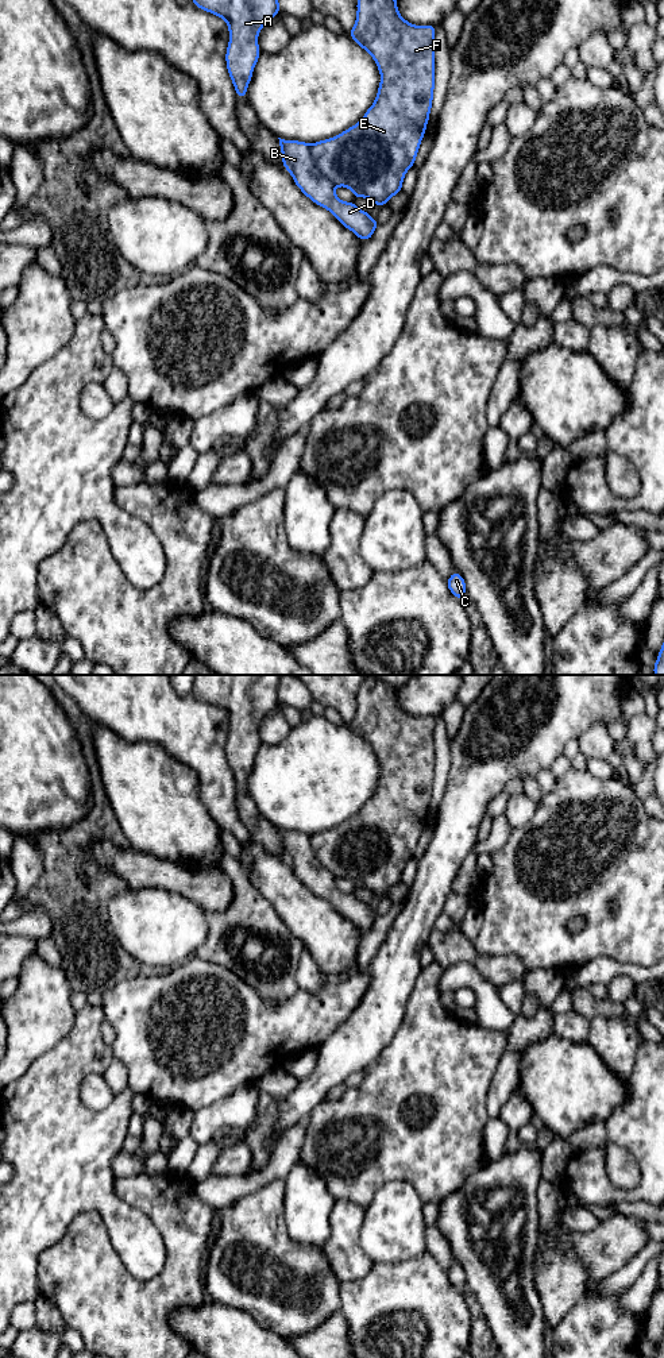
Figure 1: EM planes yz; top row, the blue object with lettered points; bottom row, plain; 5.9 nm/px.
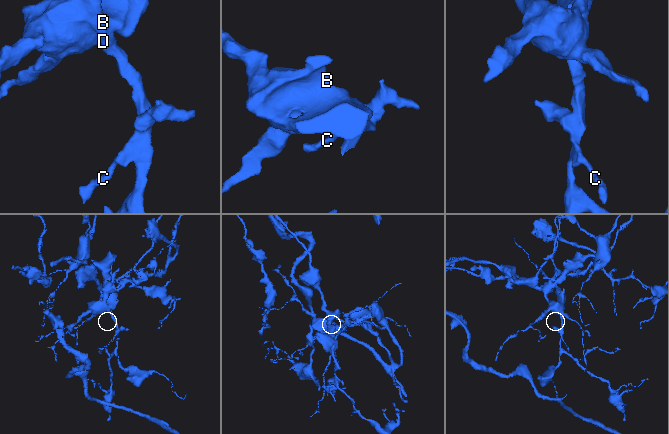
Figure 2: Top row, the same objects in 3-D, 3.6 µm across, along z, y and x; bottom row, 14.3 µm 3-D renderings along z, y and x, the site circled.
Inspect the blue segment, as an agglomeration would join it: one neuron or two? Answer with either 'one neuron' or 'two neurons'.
two neurons

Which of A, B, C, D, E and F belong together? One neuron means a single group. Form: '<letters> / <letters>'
A B C D / E F

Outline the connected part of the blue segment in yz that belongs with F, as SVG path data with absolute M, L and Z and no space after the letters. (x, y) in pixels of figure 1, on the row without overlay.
M368 675L356 692L358 705L350 728L363 738L375 752L381 775L375 794L367 800L362 811L344 823L310 836L312 853L319 863L335 877L347 877L355 890L367 888L374 896L386 896L387 892L402 881L406 863L414 857L422 827L432 800L435 779L435 724L436 718L414 717L408 714L397 699L397 687L387 684L375 675Z

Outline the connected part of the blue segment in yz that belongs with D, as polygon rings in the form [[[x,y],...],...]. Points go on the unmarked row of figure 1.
[[[279,830],[282,854],[296,876],[319,898],[328,900],[345,919],[363,933],[371,930],[378,913],[370,903],[360,902],[354,894],[344,894],[335,886],[335,876],[312,853],[310,836]]]

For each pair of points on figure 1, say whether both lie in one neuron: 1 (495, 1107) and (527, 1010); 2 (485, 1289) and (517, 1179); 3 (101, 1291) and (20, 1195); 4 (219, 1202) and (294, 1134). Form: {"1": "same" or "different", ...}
{"1": "different", "2": "same", "3": "different", "4": "same"}

